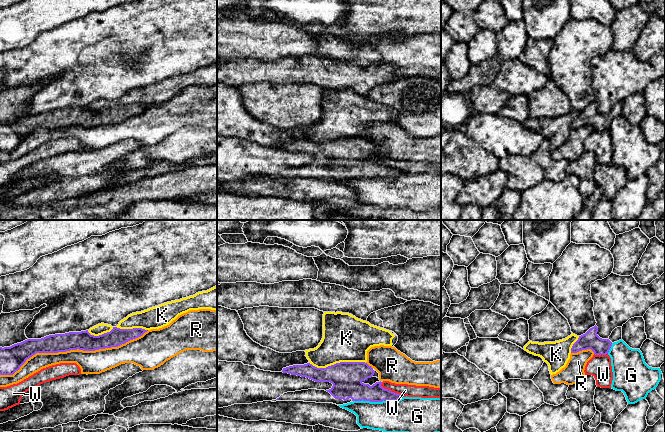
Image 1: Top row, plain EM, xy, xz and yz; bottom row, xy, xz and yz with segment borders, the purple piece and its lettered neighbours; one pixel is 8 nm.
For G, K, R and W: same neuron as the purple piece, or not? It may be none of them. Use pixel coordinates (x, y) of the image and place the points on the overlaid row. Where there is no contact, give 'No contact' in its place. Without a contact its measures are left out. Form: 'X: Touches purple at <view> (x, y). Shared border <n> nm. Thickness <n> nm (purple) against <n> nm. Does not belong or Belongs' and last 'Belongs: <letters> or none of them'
G: Touches purple at xz (378, 401). Shared border 400 nm. Thickness 190 nm (purple) against 280 nm. Does not belong
K: Touches purple at xz (337, 363). Shared border 460 nm. Thickness 260 nm (purple) against 380 nm. Does not belong
R: Touches purple at xy (73, 349). Shared border 1250 nm. Thickness 150 nm (purple) against 190 nm. Does not belong
W: Touches purple at xz (391, 391). Shared border 220 nm. Thickness 140 nm (purple) against 100 nm. Does not belong
Belongs: none of them

